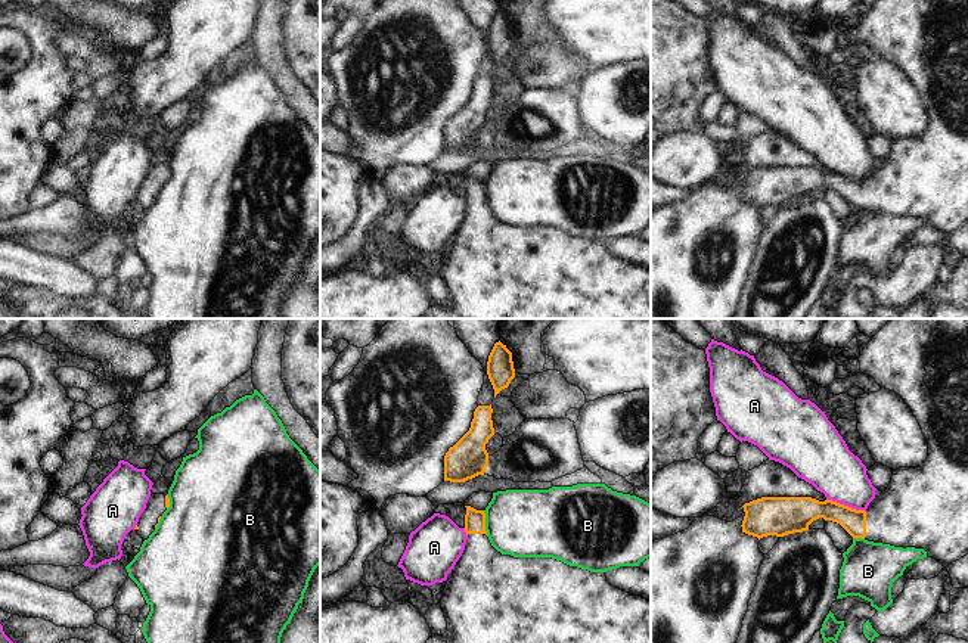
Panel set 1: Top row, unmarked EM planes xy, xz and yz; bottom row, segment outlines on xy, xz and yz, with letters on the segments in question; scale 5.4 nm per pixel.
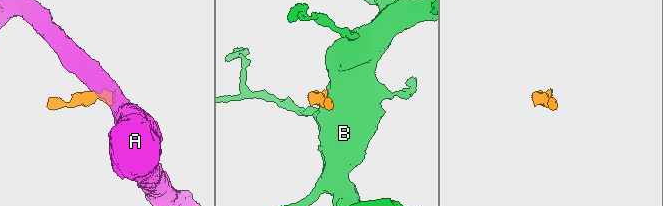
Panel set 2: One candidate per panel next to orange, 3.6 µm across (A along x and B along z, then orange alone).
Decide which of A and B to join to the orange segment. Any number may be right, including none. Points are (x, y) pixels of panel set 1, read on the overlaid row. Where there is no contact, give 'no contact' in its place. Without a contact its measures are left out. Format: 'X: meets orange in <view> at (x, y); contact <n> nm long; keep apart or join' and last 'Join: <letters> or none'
A: meets orange in yz at (846, 506); contact 220 nm long; keep apart
B: meets orange in xz at (484, 522); contact 140 nm long; keep apart
Join: none

